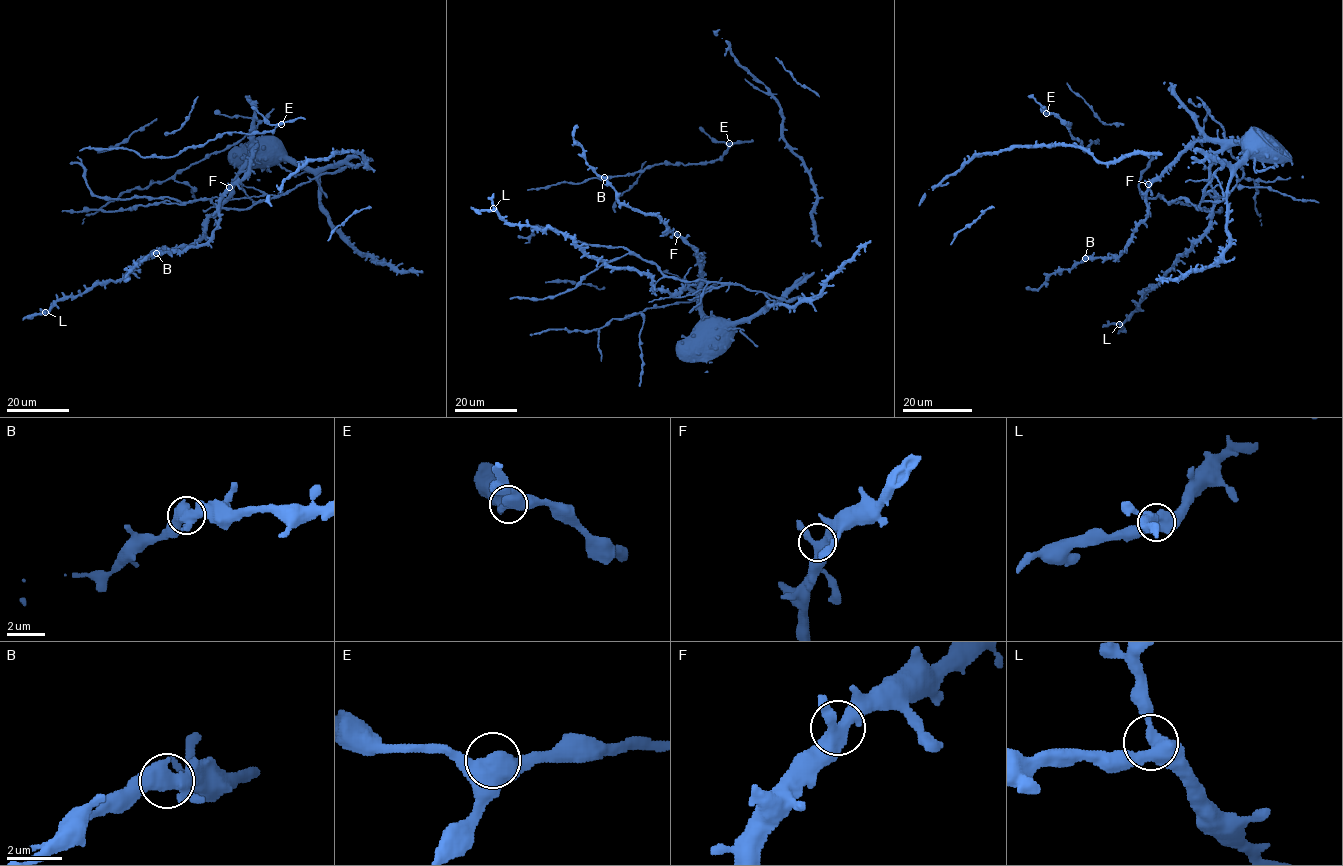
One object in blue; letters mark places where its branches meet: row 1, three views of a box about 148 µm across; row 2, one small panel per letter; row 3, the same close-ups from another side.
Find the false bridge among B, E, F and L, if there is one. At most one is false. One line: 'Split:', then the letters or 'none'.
Split: none

